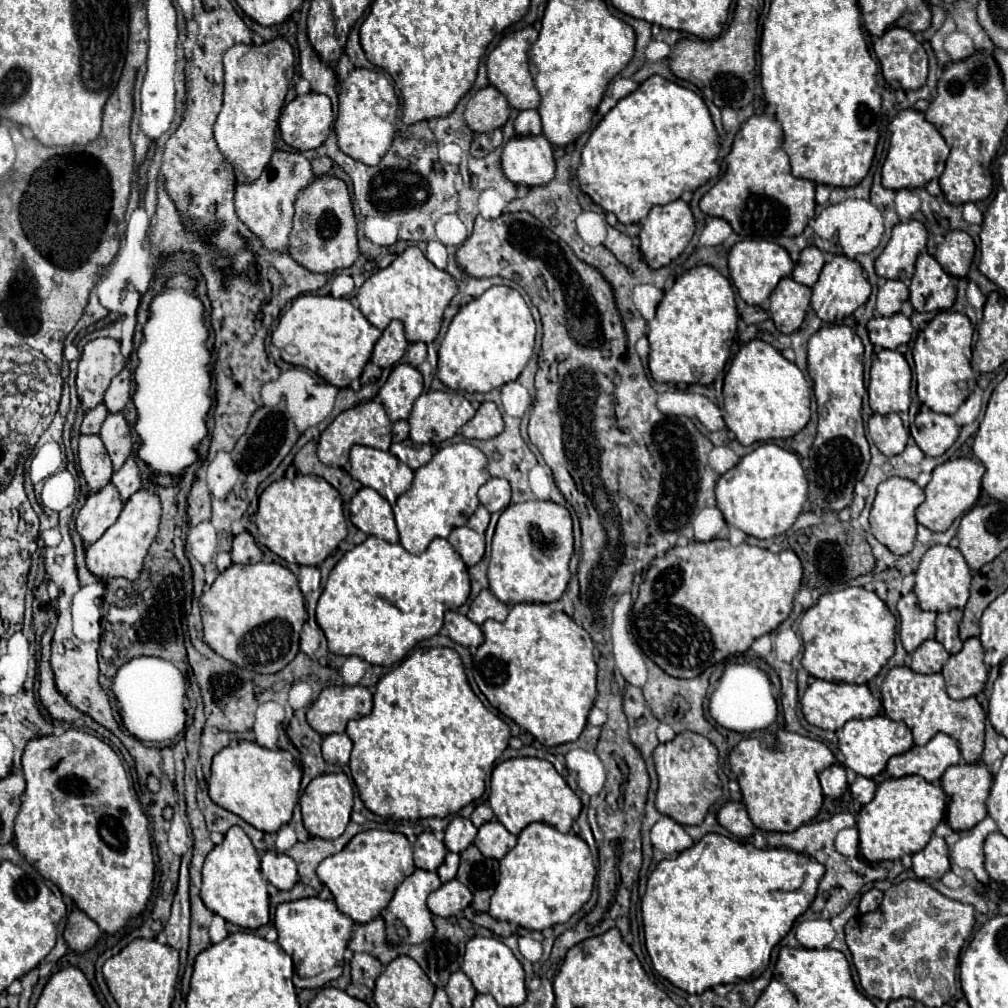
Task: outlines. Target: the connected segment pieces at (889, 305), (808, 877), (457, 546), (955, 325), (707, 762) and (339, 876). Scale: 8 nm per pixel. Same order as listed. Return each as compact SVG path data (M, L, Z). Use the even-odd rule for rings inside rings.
M886 280L886 284L878 290L876 310L882 316L892 316L900 312L906 300L908 300L908 286L900 280Z
M706 834L700 842L696 842L692 848L680 852L676 860L662 860L654 872L648 878L648 888L642 898L642 922L644 922L644 938L646 938L646 950L652 958L652 964L656 972L664 978L668 978L676 988L688 992L688 994L702 994L706 988L712 988L716 984L734 984L740 980L756 980L764 974L770 962L770 952L772 948L790 932L792 924L800 914L804 914L810 904L814 902L816 888L820 878L824 876L824 866L816 862L810 856L802 853L792 852L792 850L776 850L776 848L756 848L750 842L740 842L722 834Z
M462 526L454 528L448 536L448 542L452 548L462 556L466 566L474 566L480 562L480 558L485 554L485 536L476 534L472 528Z
M938 312L928 326L918 334L912 355L914 372L918 380L918 398L930 410L940 414L956 414L960 404L968 398L975 386L975 376L970 366L972 356L972 334L974 328L962 312Z
M682 732L674 740L656 746L654 764L658 772L658 792L656 792L658 812L670 816L682 826L702 824L708 808L722 794L722 784L716 774L718 772L716 746L696 732Z
M366 830L356 834L342 852L322 860L316 868L316 874L320 882L330 888L338 910L350 916L356 924L364 924L380 916L380 912L388 906L396 886L400 886L400 882L414 870L413 845L404 834Z

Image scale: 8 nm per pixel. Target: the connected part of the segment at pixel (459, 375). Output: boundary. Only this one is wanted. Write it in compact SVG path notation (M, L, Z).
M492 286L452 318L438 350L438 378L460 392L490 392L520 376L534 350L536 324L518 290Z

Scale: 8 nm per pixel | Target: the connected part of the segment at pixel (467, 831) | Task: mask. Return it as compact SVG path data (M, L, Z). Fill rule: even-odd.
M456 816L452 818L452 822L448 824L446 828L446 838L444 838L444 844L450 852L464 852L468 846L474 844L474 838L476 838L476 826L470 822L470 818L462 818L462 816Z

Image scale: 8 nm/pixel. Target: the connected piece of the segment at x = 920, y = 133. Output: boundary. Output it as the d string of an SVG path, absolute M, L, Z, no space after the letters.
M908 108L900 110L896 118L888 126L890 130L890 148L886 162L882 166L882 186L890 190L902 190L902 188L920 188L928 184L934 178L940 178L944 172L944 164L948 158L948 144L940 136L940 132L924 118L922 112Z

